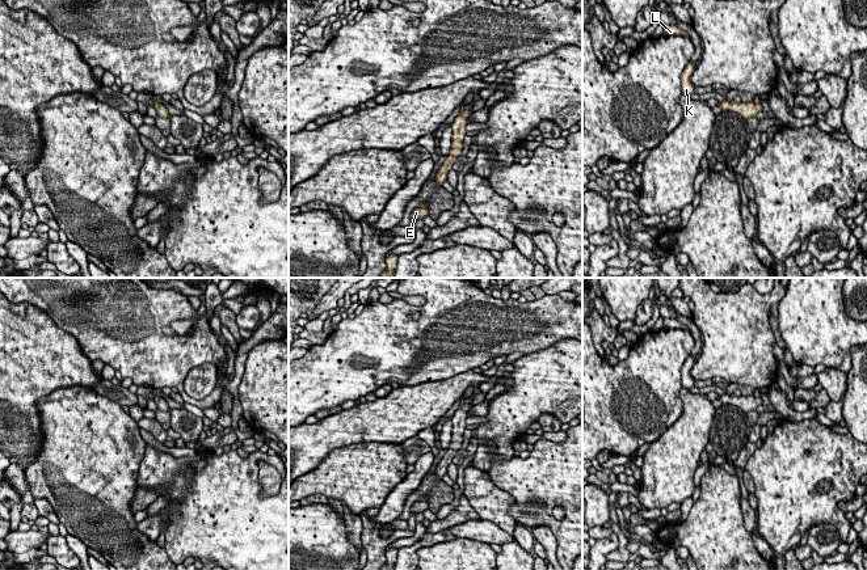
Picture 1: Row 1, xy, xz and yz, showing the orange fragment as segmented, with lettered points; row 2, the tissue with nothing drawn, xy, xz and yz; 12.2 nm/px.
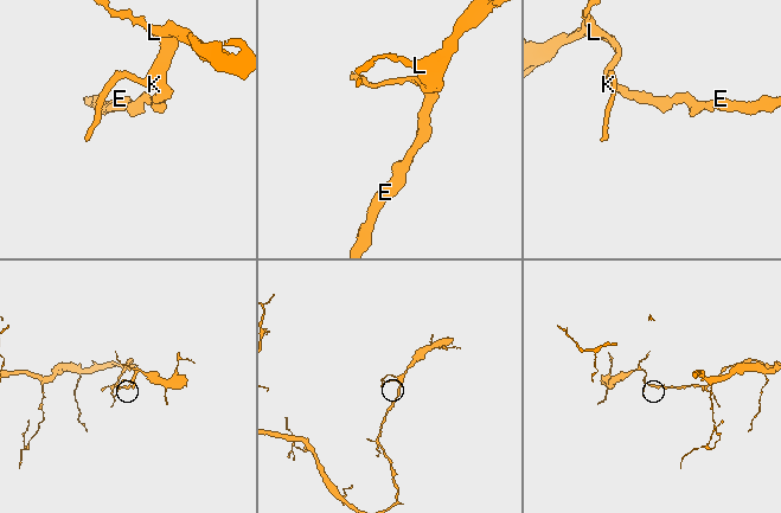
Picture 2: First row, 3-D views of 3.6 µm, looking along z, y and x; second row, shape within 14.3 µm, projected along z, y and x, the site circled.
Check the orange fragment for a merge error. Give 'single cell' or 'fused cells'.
single cell

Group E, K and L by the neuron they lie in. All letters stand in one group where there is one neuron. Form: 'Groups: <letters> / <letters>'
Groups: E K L

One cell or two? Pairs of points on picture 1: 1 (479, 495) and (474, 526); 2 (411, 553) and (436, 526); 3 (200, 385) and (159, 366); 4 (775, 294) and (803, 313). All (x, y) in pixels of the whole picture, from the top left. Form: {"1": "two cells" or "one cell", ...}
{"1": "two cells", "2": "two cells", "3": "two cells", "4": "two cells"}

